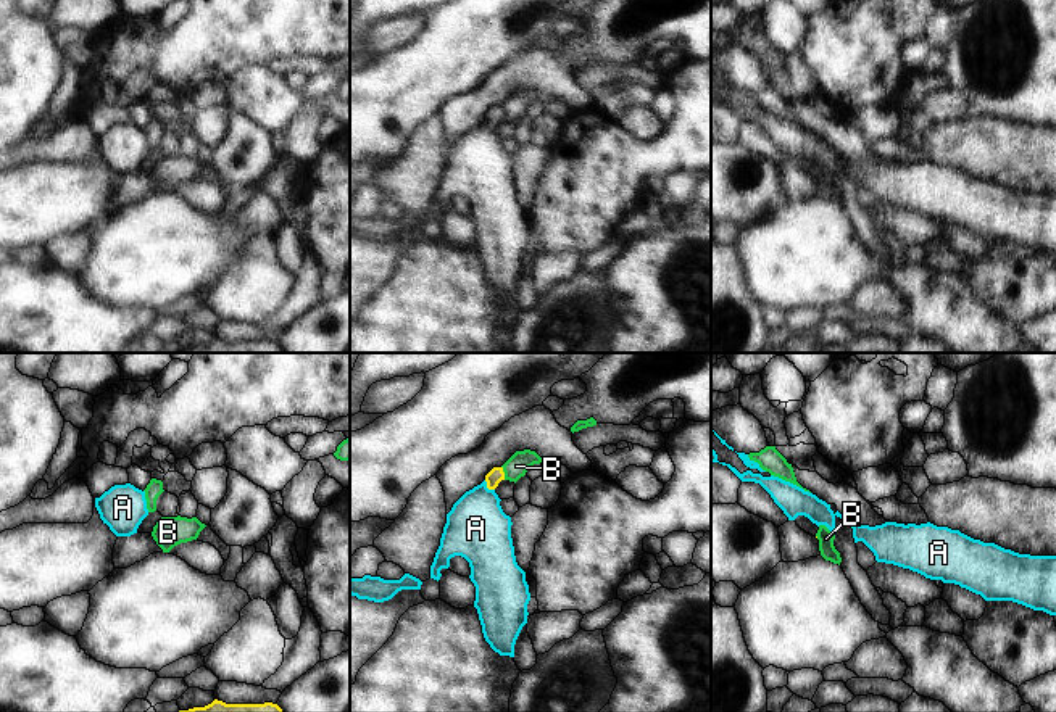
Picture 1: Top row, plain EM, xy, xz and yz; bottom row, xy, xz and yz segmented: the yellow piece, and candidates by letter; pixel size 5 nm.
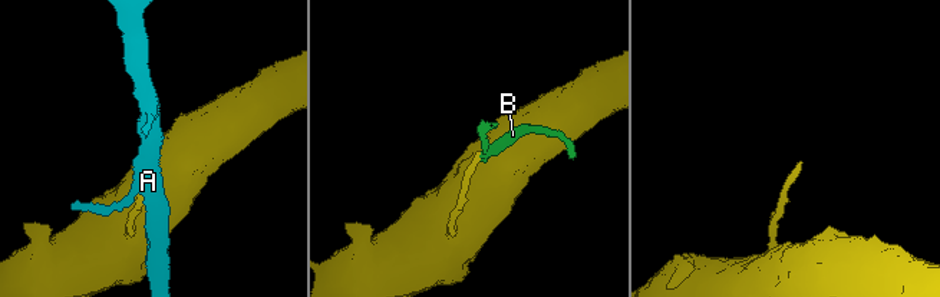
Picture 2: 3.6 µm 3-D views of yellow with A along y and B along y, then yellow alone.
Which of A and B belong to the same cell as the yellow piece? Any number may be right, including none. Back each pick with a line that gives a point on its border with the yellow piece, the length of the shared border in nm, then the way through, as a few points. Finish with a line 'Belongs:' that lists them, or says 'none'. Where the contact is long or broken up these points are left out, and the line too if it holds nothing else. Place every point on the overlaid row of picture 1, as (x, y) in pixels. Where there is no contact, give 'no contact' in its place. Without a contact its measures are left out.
Belongs: none

